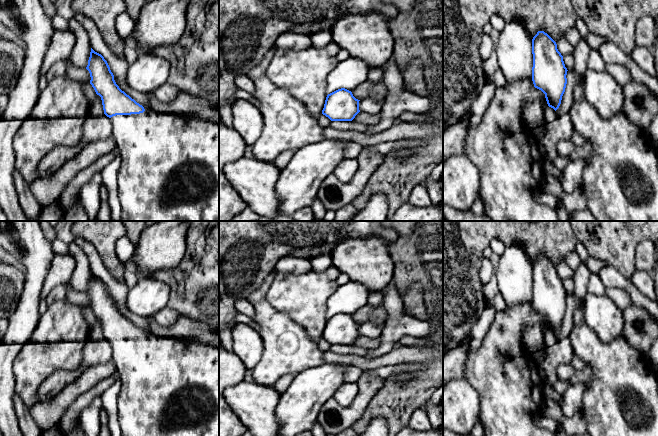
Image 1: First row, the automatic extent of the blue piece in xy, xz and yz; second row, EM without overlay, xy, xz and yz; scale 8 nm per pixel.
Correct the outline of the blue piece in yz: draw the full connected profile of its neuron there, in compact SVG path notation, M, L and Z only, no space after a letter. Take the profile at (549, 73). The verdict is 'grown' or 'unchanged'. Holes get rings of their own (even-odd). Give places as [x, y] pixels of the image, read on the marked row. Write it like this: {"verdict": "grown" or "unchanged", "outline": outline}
{"verdict": "unchanged", "outline": "M544 31L532 39L532 81L545 94L549 107L559 108L567 84L567 68L556 42Z"}

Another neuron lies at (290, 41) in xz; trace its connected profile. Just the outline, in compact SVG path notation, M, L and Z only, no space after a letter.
M286 32L278 37L274 46L280 51L301 51L312 46L311 36Z

